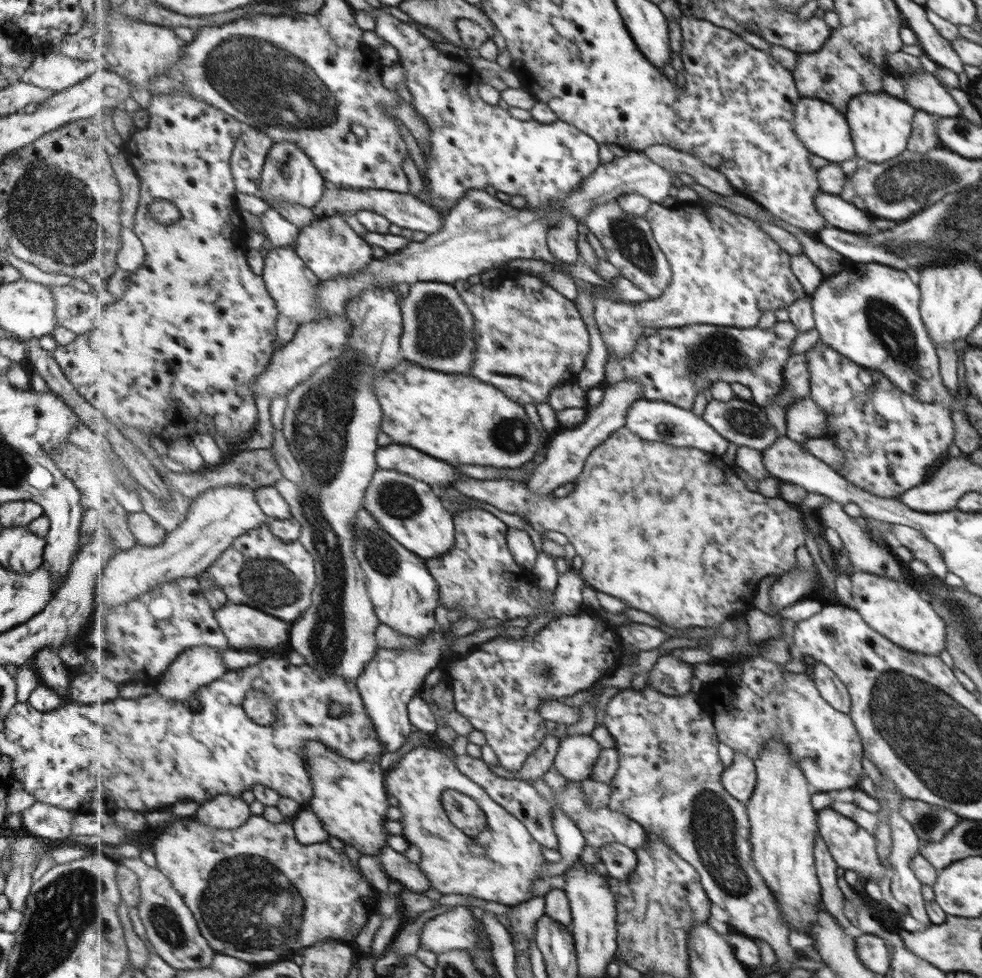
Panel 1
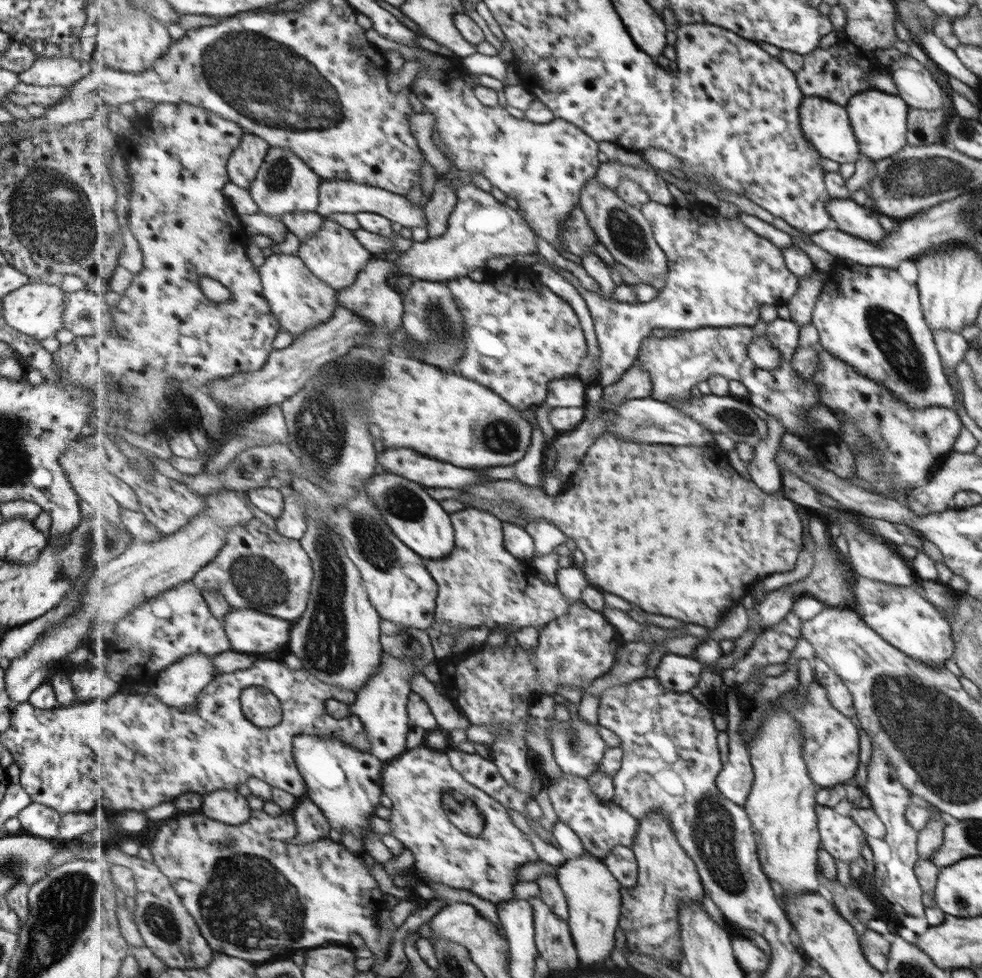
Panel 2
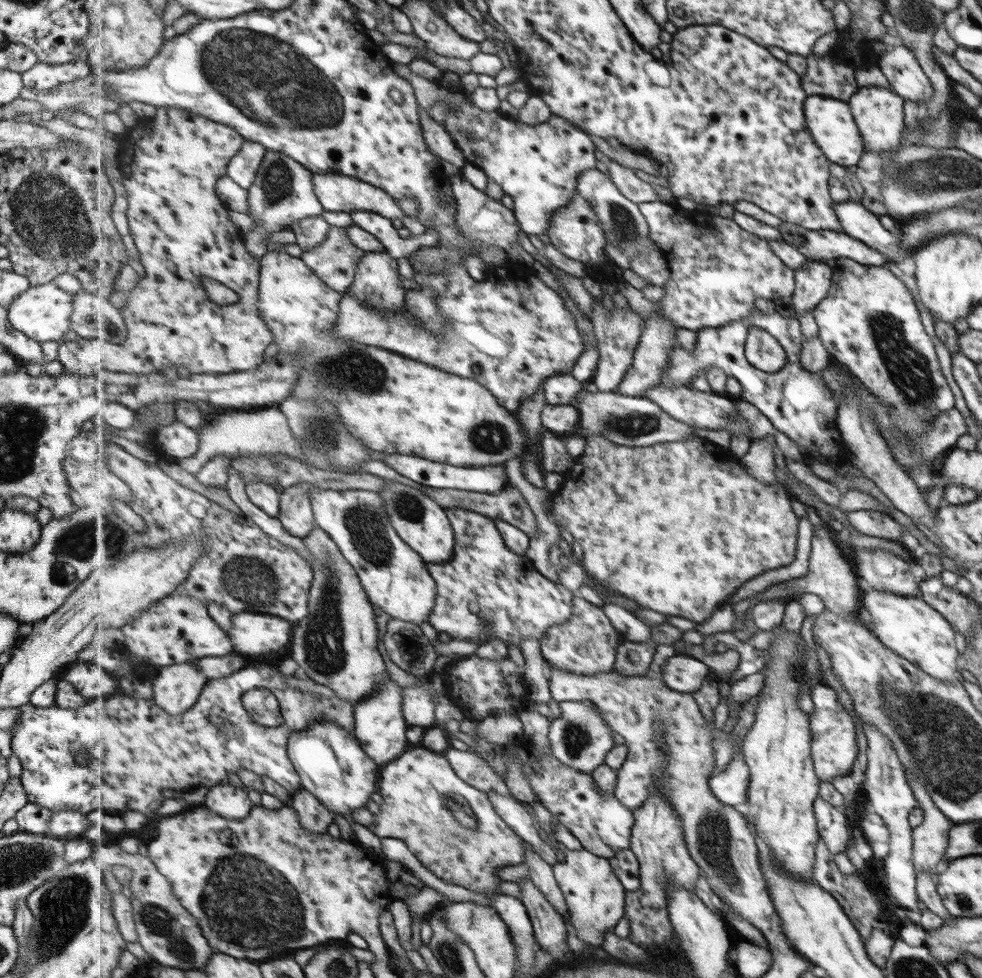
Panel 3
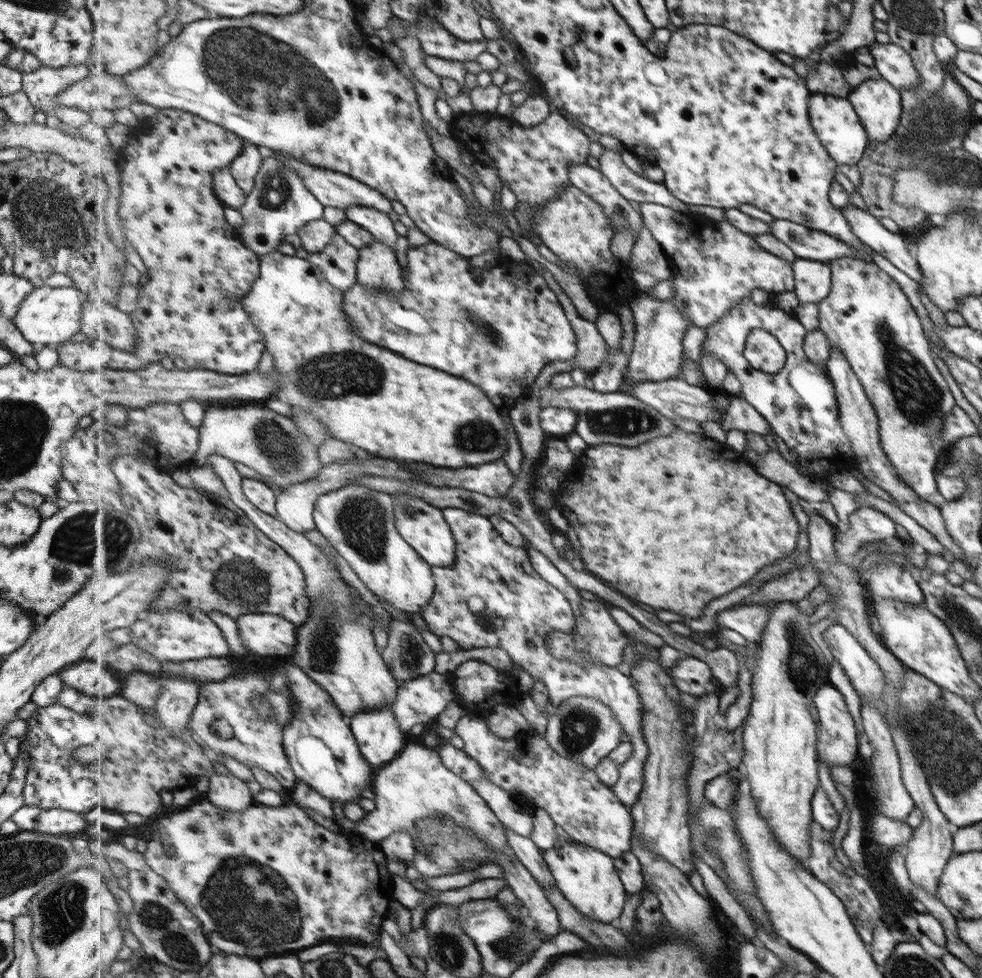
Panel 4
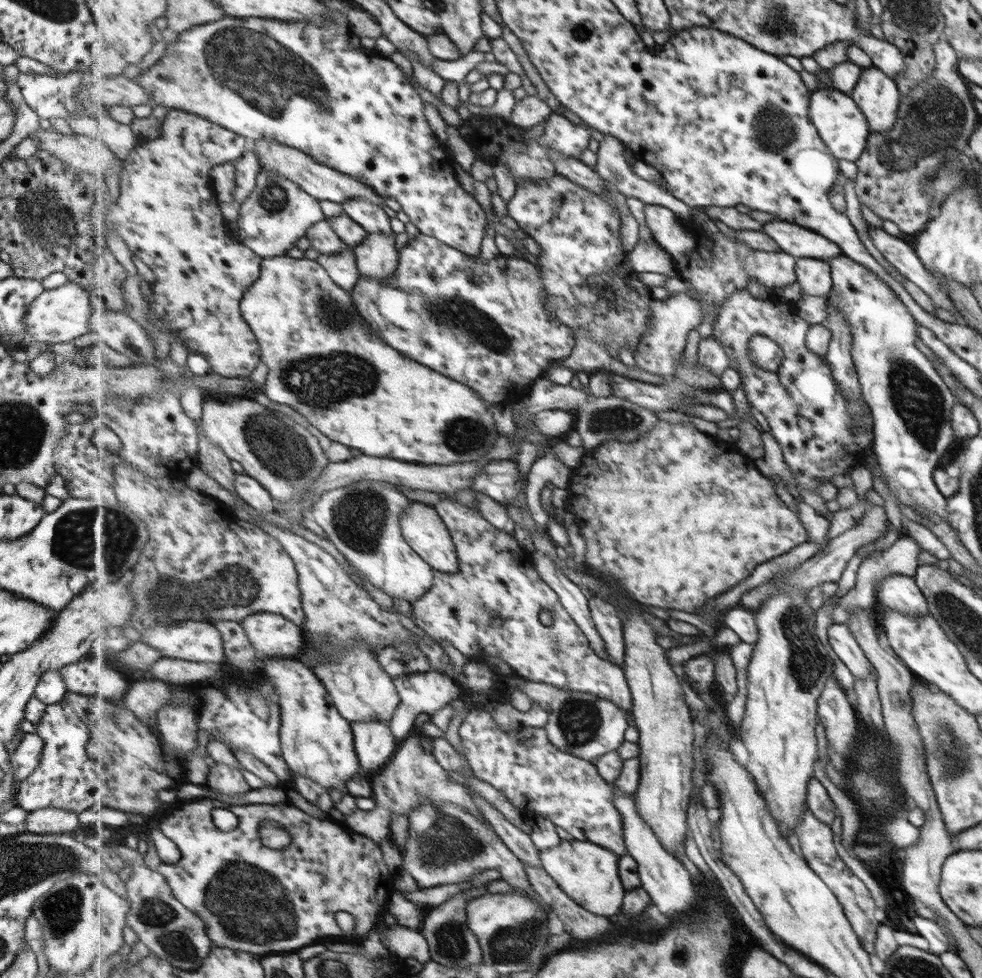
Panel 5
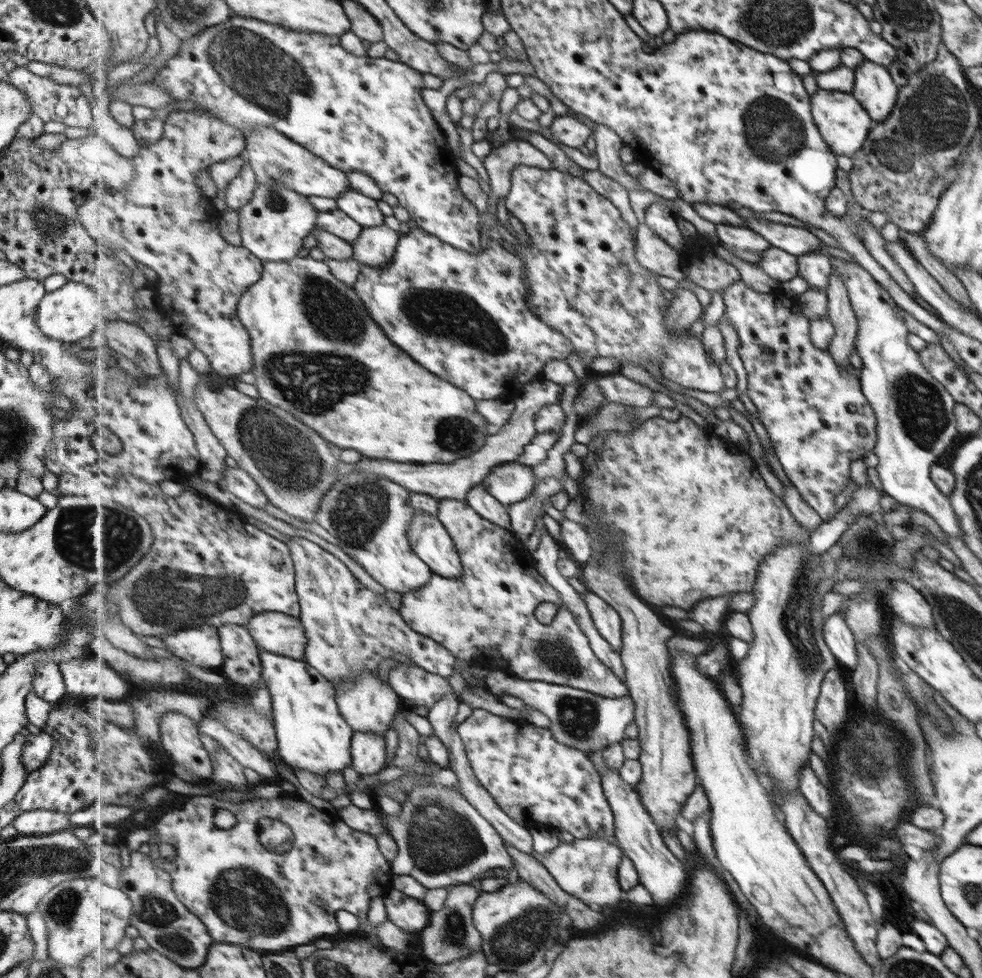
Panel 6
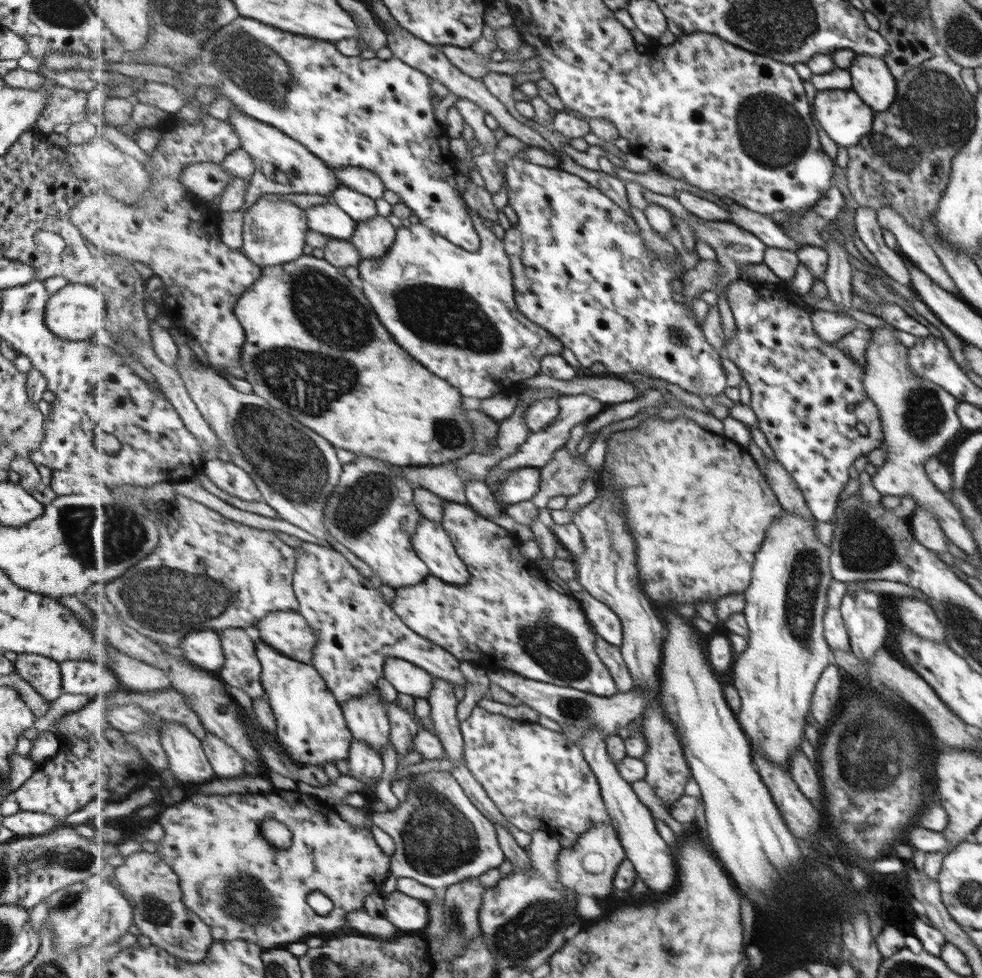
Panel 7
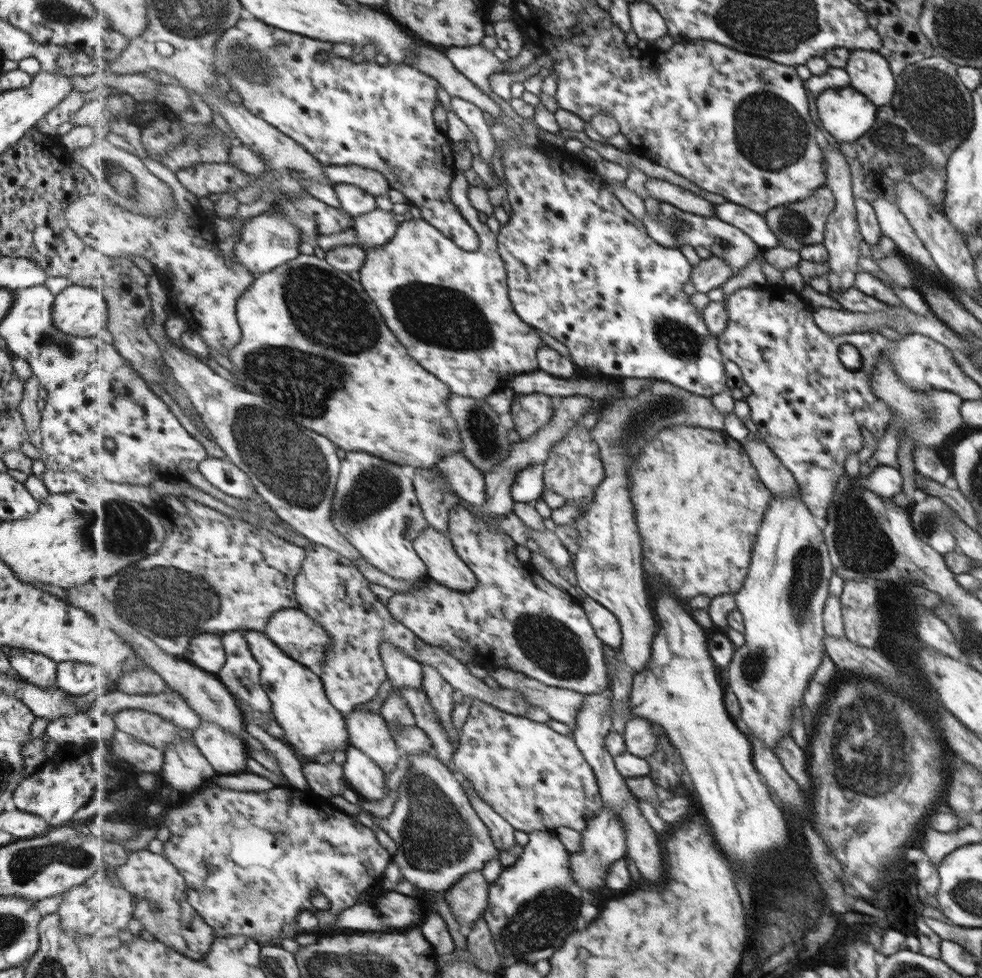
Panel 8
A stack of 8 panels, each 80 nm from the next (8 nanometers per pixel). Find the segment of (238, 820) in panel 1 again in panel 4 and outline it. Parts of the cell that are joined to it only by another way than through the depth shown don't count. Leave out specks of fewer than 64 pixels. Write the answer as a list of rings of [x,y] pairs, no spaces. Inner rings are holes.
[[[231,773],[214,774],[209,778],[209,790],[205,797],[229,813],[243,812],[255,804],[249,782],[236,778]]]

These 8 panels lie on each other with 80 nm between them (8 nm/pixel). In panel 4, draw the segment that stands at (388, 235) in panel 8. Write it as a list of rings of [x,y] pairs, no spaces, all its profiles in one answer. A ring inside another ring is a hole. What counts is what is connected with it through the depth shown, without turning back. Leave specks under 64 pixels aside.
[[[374,242],[361,250],[358,265],[358,284],[367,288],[377,288],[382,292],[405,294],[407,277],[403,277],[403,266],[391,246]]]

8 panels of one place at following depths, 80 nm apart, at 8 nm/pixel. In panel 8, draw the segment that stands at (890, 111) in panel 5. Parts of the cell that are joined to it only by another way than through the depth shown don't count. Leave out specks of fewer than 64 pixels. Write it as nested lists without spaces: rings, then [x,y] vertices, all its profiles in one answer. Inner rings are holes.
[[[851,49],[843,70],[848,74],[848,86],[865,95],[877,108],[892,100],[897,89],[895,74],[878,51]]]

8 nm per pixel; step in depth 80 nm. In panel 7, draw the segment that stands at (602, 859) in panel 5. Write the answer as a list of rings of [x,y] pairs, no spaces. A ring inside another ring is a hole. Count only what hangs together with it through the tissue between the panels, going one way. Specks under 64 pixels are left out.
[[[611,821],[594,826],[579,836],[571,848],[564,848],[559,858],[558,881],[577,894],[586,894],[596,899],[606,899],[615,892],[615,874],[627,859],[625,848]]]

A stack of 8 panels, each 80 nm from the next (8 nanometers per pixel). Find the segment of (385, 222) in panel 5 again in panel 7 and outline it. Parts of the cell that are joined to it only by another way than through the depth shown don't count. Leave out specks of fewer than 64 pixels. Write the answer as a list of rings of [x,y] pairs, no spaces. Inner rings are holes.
[[[342,184],[332,196],[334,202],[358,222],[371,221],[377,216],[375,199],[366,194],[361,194],[361,192]]]

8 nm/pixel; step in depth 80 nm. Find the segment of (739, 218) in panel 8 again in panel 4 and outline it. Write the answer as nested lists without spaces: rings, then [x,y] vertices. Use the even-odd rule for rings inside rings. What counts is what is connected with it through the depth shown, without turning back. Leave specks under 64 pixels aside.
[[[774,219],[768,227],[770,233],[779,239],[779,242],[788,246],[797,258],[823,263],[834,258],[854,258],[854,252],[844,242],[833,238],[830,234],[779,219]]]

